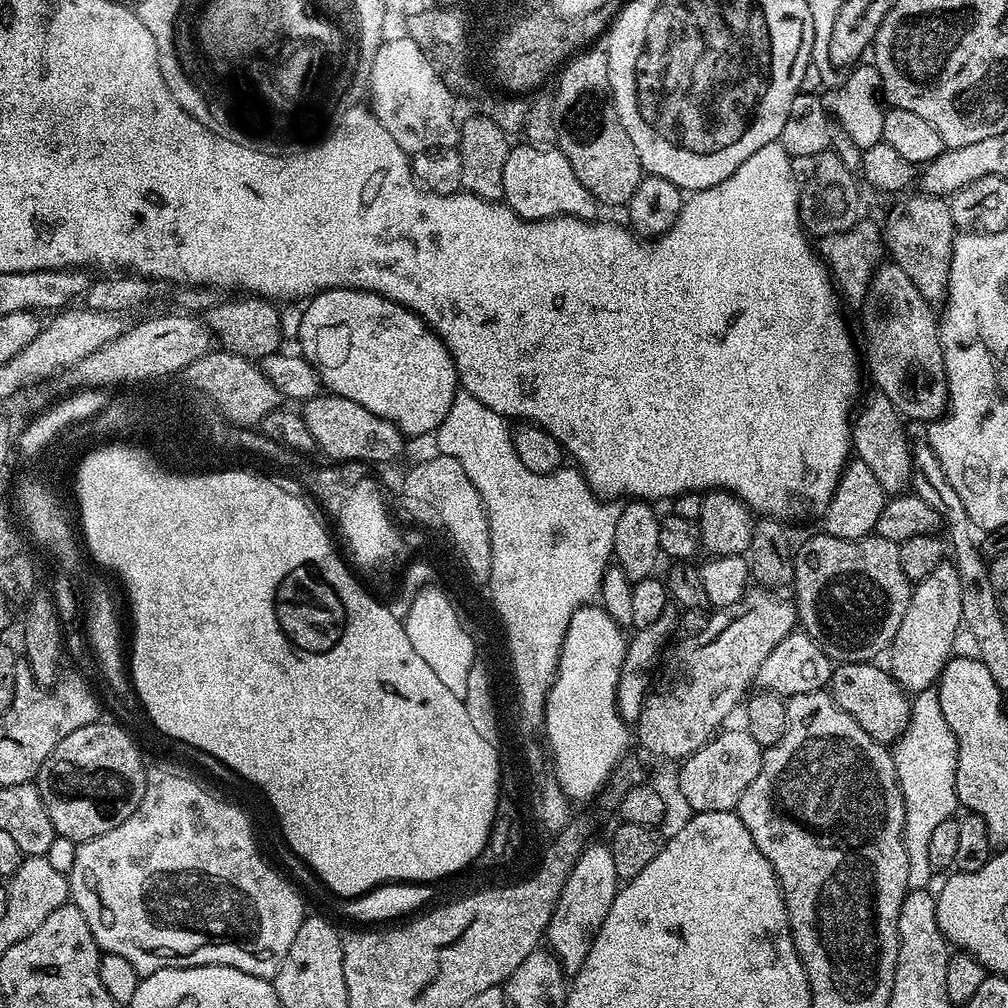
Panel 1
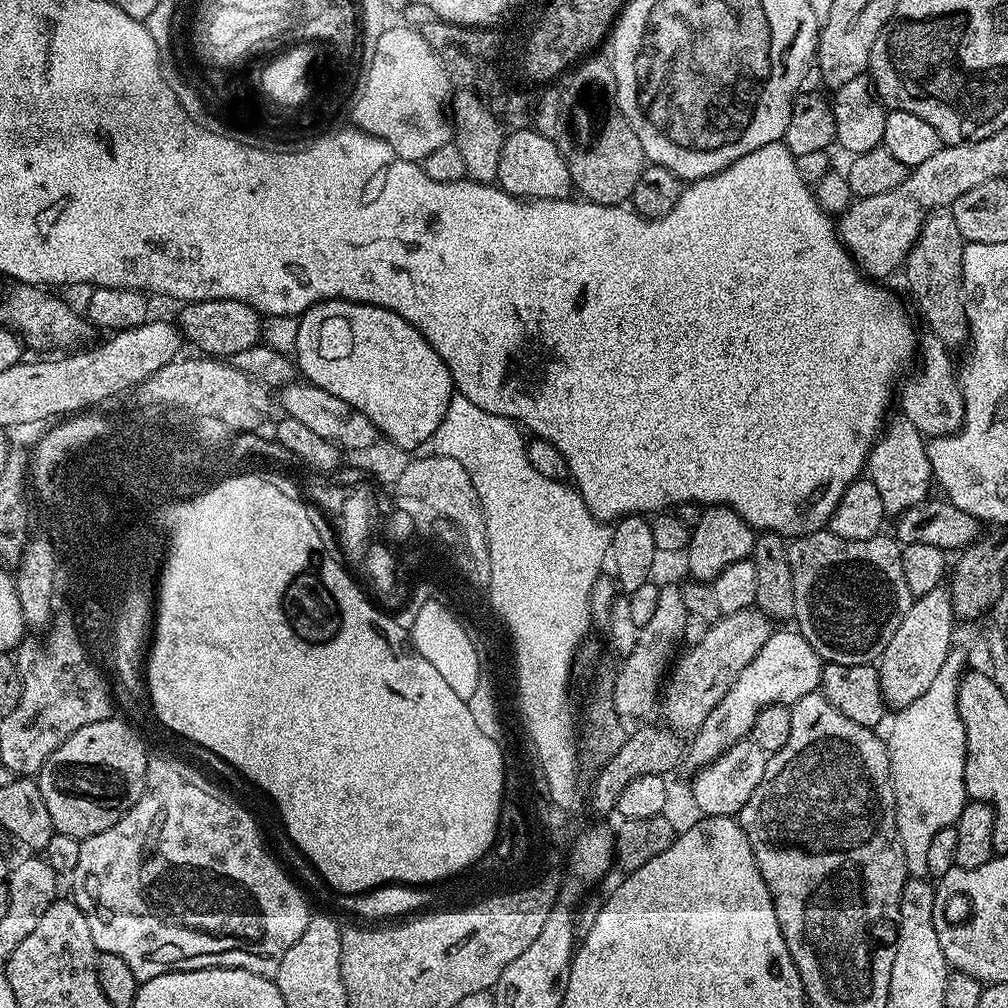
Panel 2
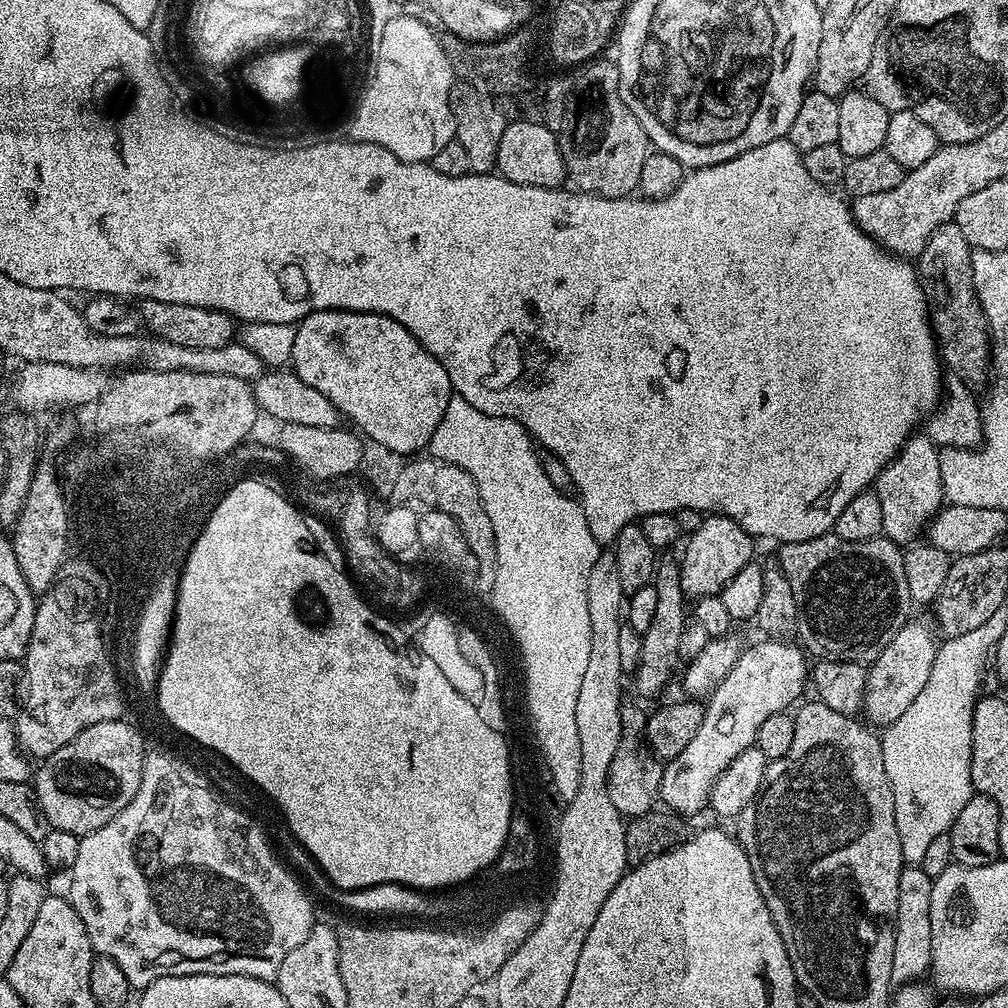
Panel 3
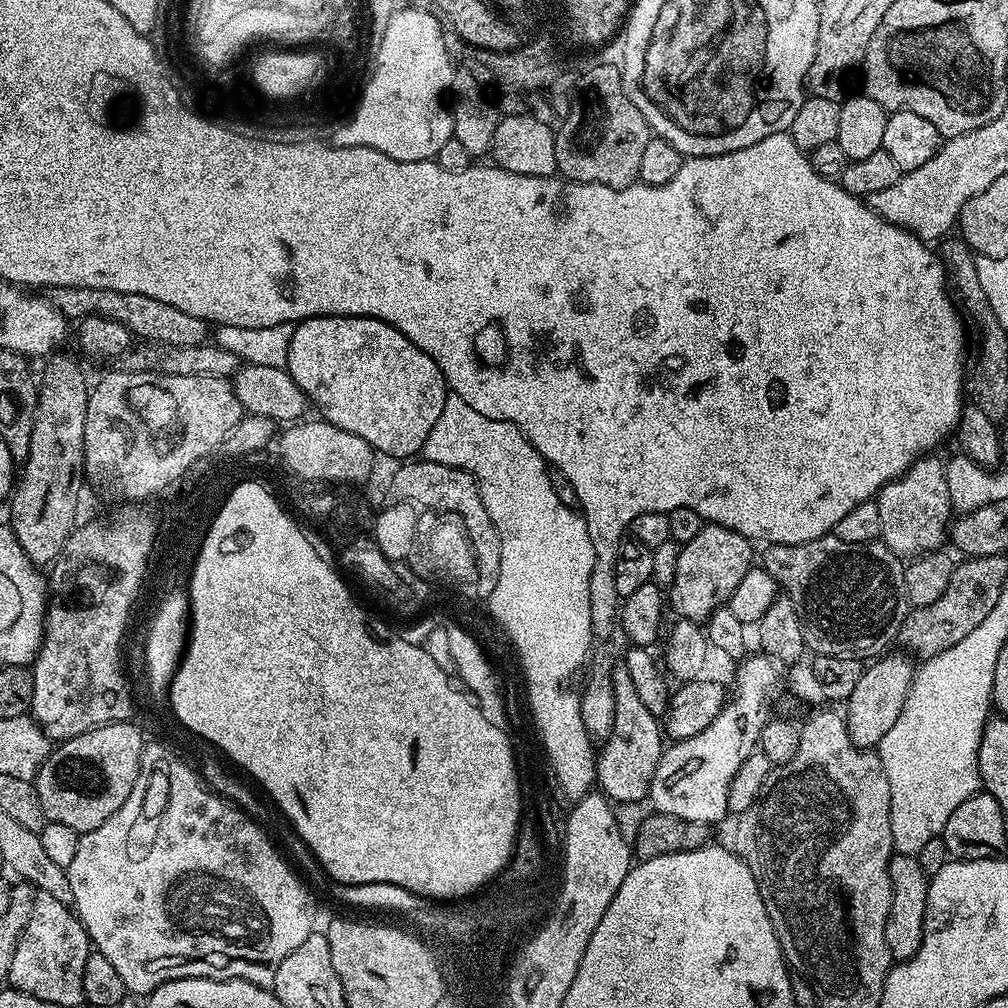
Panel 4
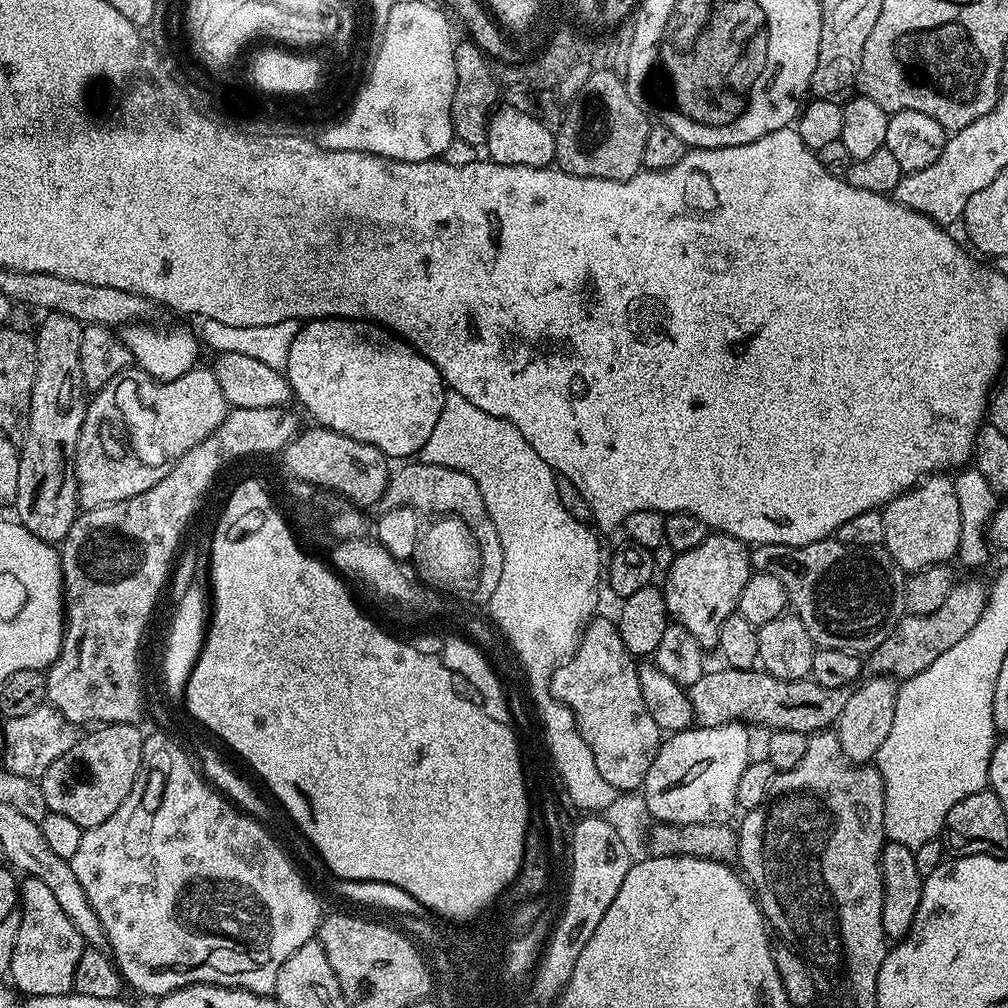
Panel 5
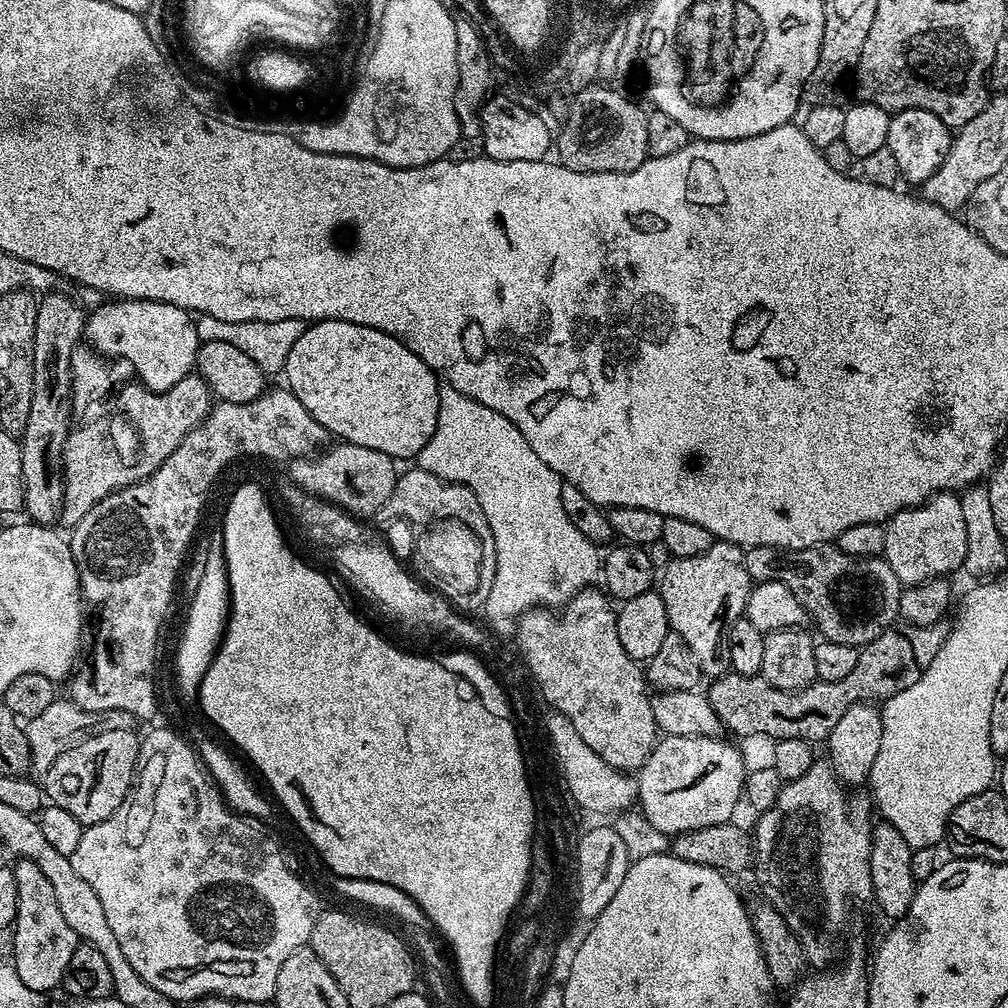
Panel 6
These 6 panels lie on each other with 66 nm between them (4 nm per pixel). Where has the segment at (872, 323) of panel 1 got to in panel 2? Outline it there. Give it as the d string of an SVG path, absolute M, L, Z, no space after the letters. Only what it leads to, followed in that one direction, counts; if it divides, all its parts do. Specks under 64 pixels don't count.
M928 334L925 335L924 340L921 339L918 344L918 365L920 369L916 372L916 377L913 380L905 379L902 387L898 392L898 408L902 411L903 419L914 422L914 426L917 428L925 438L931 438L934 436L946 436L949 432L960 431L960 421L964 418L964 390L960 382L958 375L957 365L952 365L953 353L947 348L937 336Z

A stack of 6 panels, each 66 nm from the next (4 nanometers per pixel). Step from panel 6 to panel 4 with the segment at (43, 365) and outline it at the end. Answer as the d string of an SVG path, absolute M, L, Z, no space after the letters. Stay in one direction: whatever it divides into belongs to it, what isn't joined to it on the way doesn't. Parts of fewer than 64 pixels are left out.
M49 357L45 363L44 376L41 375L38 384L30 454L22 462L9 503L12 532L23 552L40 568L51 565L57 559L66 538L76 526L84 467L84 431L90 380L84 377L78 361L58 357Z

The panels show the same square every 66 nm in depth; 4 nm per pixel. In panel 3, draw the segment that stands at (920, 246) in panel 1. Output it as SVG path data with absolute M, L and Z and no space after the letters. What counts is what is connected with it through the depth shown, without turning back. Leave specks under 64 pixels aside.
M948 221L942 226L938 226L938 230L934 230L934 234L930 234L926 246L920 251L918 257L918 271L920 282L924 286L924 295L928 297L932 331L936 334L941 361L947 369L950 368L948 370L958 377L963 385L966 385L974 394L978 394L987 387L990 380L991 336L985 329L987 320L980 300L977 298L977 292L974 290L973 251L956 222Z

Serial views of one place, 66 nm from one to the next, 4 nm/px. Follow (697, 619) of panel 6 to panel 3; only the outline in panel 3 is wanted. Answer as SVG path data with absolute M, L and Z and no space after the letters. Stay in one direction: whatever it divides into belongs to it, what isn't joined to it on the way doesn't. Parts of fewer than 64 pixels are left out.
M708 514L704 516L702 526L687 537L688 545L684 548L684 557L679 557L681 572L681 588L685 597L699 598L702 596L719 596L724 588L742 570L742 566L753 563L753 537L748 535L738 522L729 516Z

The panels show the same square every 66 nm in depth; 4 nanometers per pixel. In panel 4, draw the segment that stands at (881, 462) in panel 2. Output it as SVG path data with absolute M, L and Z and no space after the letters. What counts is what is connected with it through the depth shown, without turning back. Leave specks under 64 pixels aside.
M928 454L916 461L904 475L880 489L875 497L882 521L880 540L901 558L915 558L945 547L954 509L950 502L950 486L946 486L945 461Z

